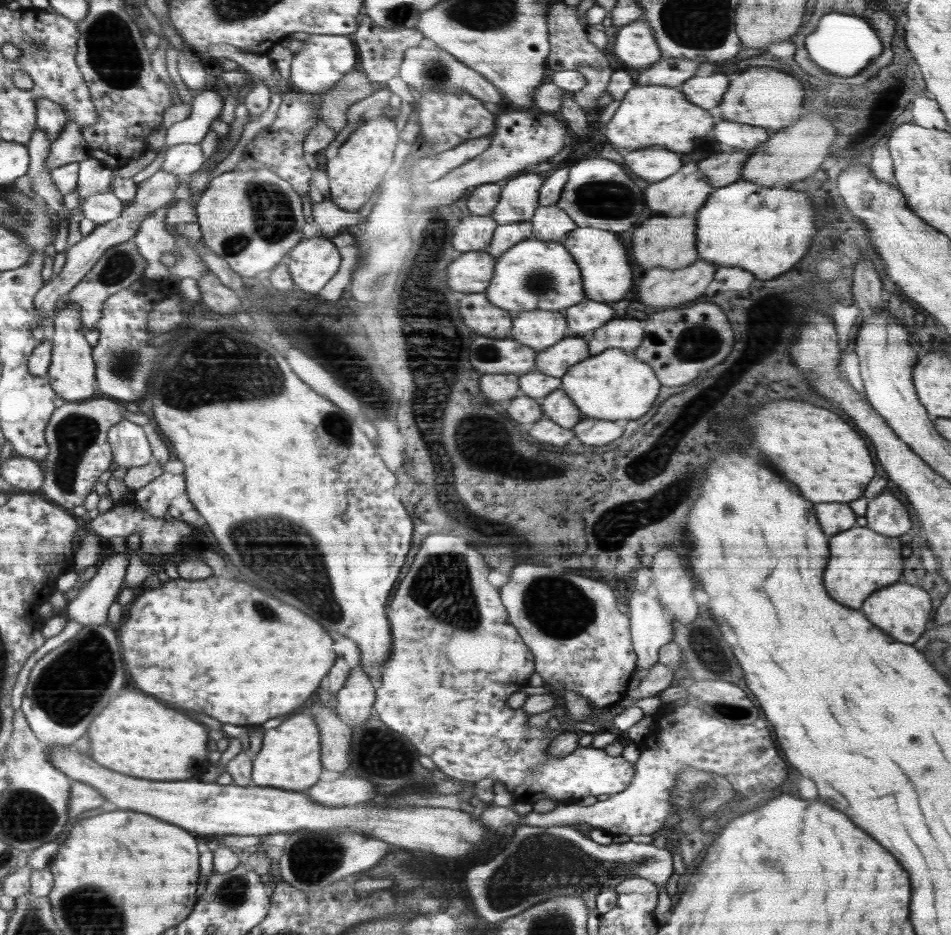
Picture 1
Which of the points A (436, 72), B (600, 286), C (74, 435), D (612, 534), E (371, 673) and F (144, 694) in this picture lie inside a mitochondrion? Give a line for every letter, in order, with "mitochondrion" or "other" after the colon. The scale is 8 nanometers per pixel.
A: mitochondrion
B: other
C: mitochondrion
D: mitochondrion
E: other
F: other

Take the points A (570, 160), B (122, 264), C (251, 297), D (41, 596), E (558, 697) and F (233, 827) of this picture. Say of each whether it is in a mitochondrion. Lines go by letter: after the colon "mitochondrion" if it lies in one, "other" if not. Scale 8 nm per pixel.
A: other
B: mitochondrion
C: other
D: other
E: other
F: other

